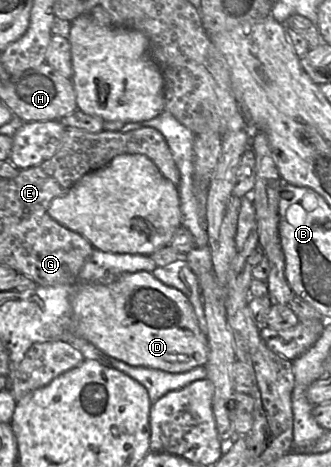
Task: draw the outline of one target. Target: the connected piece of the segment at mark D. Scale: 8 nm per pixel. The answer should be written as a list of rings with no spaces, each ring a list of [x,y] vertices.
[[[151,272],[125,273],[106,284],[78,284],[72,299],[70,331],[106,355],[133,367],[145,367],[168,373],[184,373],[205,366],[209,356],[209,341],[200,330],[194,310],[187,297],[169,287]]]

